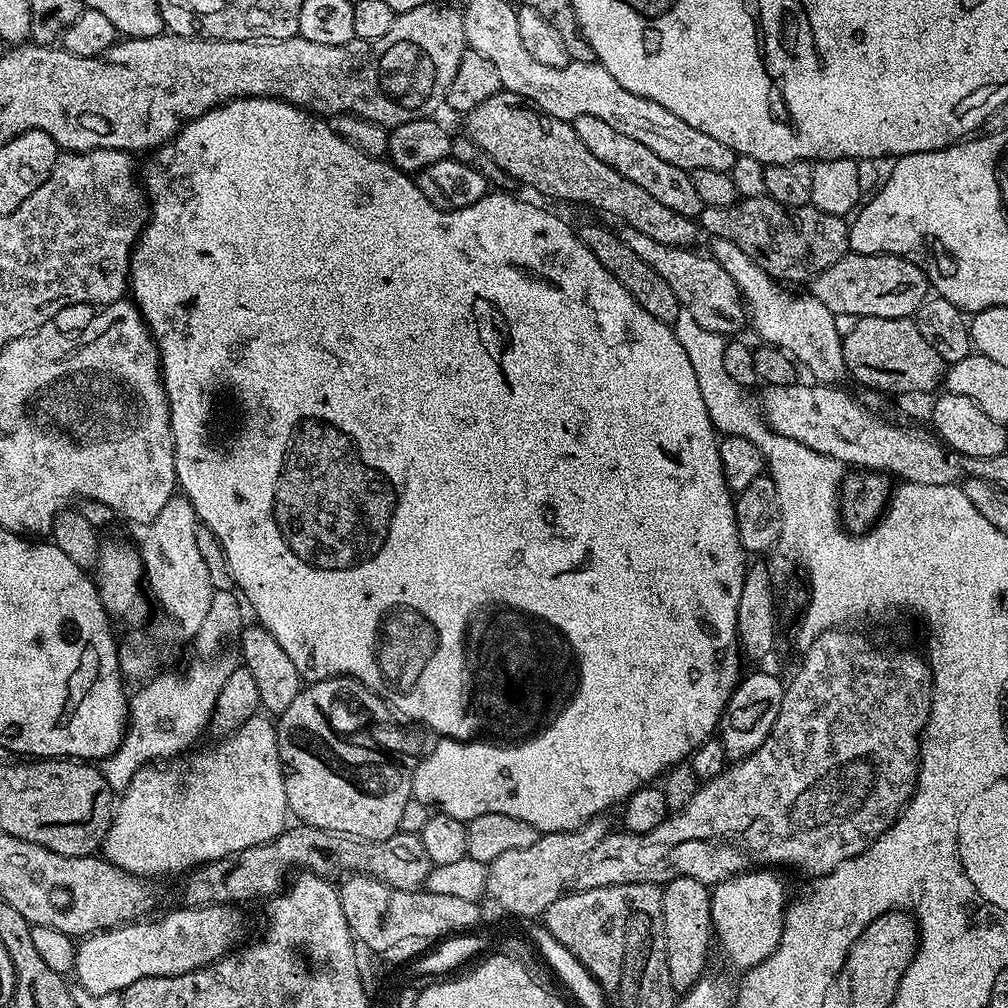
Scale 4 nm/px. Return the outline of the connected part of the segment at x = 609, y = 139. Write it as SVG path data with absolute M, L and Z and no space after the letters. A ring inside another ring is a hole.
M582 114L577 120L571 121L571 125L578 138L582 138L586 150L590 150L594 158L606 162L610 170L618 170L622 178L630 178L630 182L642 186L642 190L648 191L653 198L658 198L662 206L670 206L670 210L678 210L678 214L683 216L699 217L705 206L702 198L698 198L694 191L694 182L685 169L666 162L666 158L658 158L654 150L649 150L647 146L642 146L642 142L614 130L614 126L602 122L602 118L594 118L594 114Z

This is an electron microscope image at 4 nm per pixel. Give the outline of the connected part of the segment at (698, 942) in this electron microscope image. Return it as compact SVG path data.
M685 876L669 880L663 885L662 926L666 938L666 967L670 969L670 982L678 994L689 992L705 975L708 951L714 948L712 893L709 885L698 882L698 878Z

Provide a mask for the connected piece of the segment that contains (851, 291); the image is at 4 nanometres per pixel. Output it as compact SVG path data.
M849 251L847 256L838 258L834 266L826 266L811 281L811 295L826 306L827 310L854 317L873 316L874 318L915 317L916 312L929 299L928 275L914 262L901 256L891 256L885 252L878 254L858 254Z

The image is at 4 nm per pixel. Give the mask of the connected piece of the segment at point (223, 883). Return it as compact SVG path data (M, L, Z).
M308 824L292 827L285 827L279 836L267 844L259 844L235 852L233 856L211 860L209 864L193 868L186 876L188 889L184 892L183 903L235 905L238 900L254 900L258 896L271 898L285 887L291 868L325 878L336 878L341 874L373 876L398 890L414 892L427 881L430 870L434 867L426 854L426 846L422 846L419 835L414 833L399 831L385 840L358 840L355 836L327 832Z

